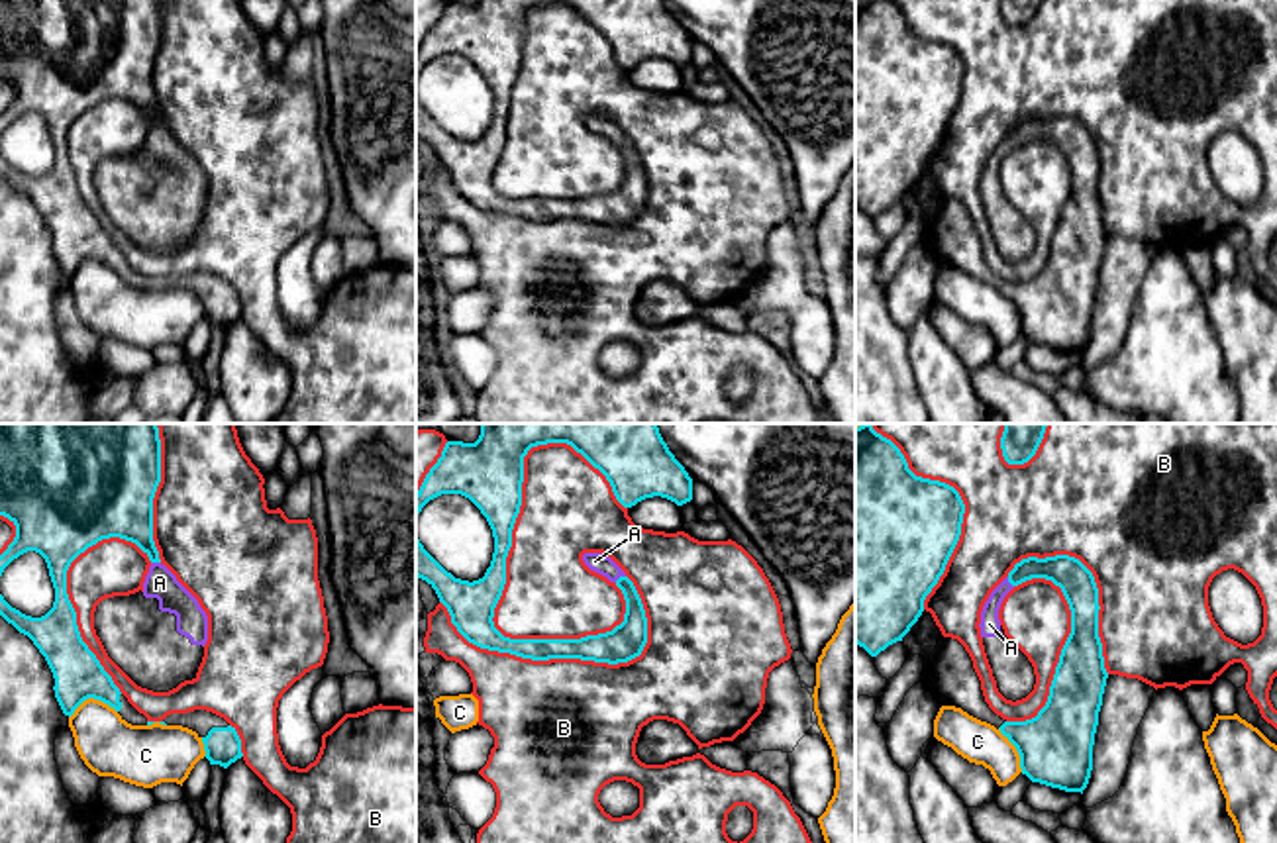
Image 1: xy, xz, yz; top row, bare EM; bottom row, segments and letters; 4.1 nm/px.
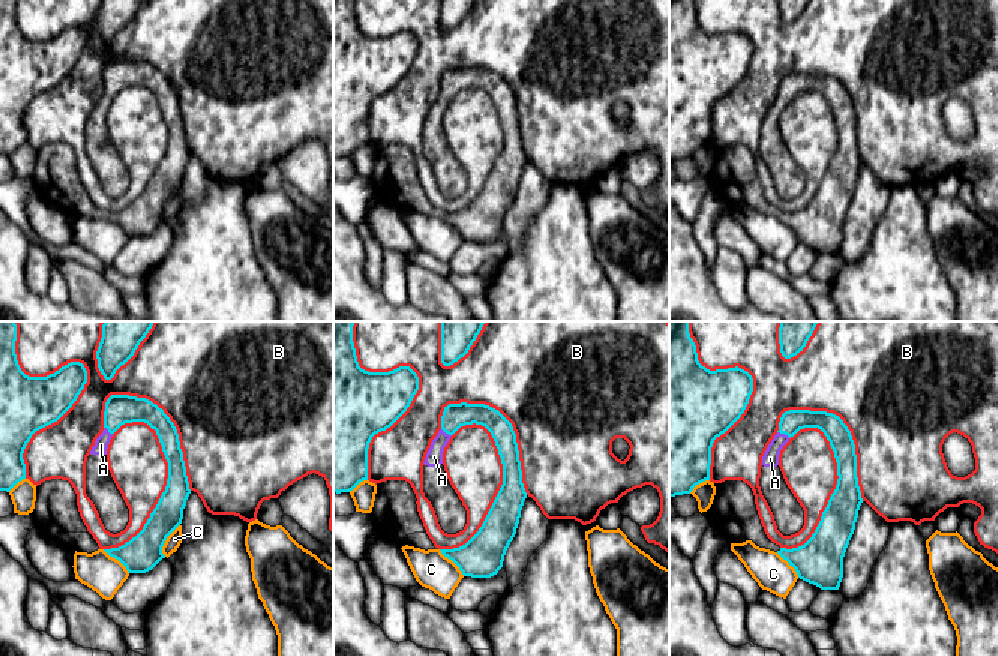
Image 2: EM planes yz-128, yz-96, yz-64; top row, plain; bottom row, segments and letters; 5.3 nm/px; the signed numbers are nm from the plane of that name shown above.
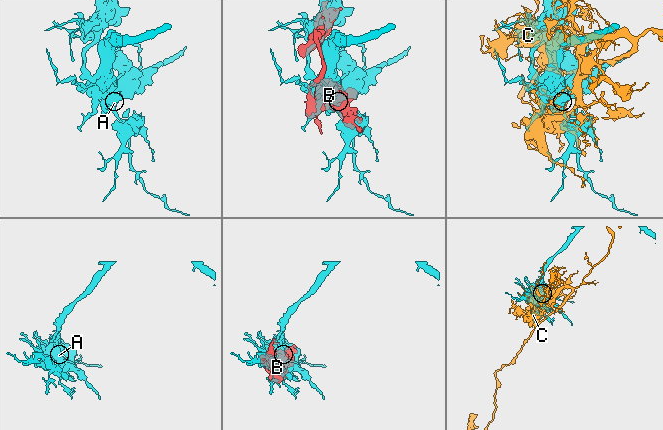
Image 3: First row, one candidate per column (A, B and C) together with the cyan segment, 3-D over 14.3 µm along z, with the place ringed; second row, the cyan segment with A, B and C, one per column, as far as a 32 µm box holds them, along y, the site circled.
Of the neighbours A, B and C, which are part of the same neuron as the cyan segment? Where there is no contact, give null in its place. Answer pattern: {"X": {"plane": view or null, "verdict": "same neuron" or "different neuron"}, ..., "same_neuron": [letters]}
{"A": {"plane": "xz", "verdict": "same neuron"}, "B": {"plane": "xz", "verdict": "different neuron"}, "C": {"plane": "xy", "verdict": "different neuron"}, "same_neuron": ["A"]}

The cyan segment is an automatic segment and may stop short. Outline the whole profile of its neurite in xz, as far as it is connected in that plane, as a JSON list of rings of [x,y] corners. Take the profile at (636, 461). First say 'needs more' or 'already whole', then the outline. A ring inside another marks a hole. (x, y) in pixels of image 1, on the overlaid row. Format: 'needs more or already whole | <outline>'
needs more | [[[481,423],[475,443],[445,443],[416,492],[416,518],[441,494],[469,498],[492,529],[490,567],[479,580],[455,578],[416,535],[416,576],[435,590],[457,631],[481,649],[532,661],[628,663],[639,657],[647,643],[647,618],[634,582],[602,553],[585,553],[583,561],[624,594],[624,621],[612,631],[581,639],[510,639],[494,627],[494,608],[506,584],[512,529],[522,506],[524,457],[532,447],[547,443],[567,443],[581,453],[606,476],[624,508],[653,496],[677,506],[692,500],[692,478],[669,451],[657,423]]]

